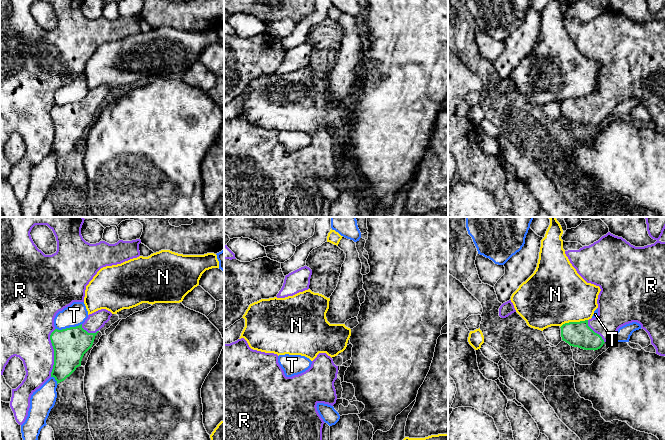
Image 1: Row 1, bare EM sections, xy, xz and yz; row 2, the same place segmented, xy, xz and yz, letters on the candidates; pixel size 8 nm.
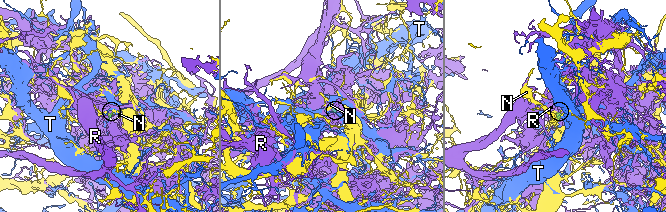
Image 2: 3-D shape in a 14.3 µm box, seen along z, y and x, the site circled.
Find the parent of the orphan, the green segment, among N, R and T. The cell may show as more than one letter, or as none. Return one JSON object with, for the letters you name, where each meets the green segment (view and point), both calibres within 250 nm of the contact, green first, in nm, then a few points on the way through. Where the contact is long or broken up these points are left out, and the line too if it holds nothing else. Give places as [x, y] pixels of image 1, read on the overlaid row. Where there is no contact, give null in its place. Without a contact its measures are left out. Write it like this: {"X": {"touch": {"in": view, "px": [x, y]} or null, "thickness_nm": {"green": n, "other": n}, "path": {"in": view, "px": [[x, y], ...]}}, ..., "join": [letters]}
{"R": {"touch": {"in": "xy", "px": [54, 353]}, "thickness_nm": {"green": 260, "other": 360}}, "join": ["R"]}

